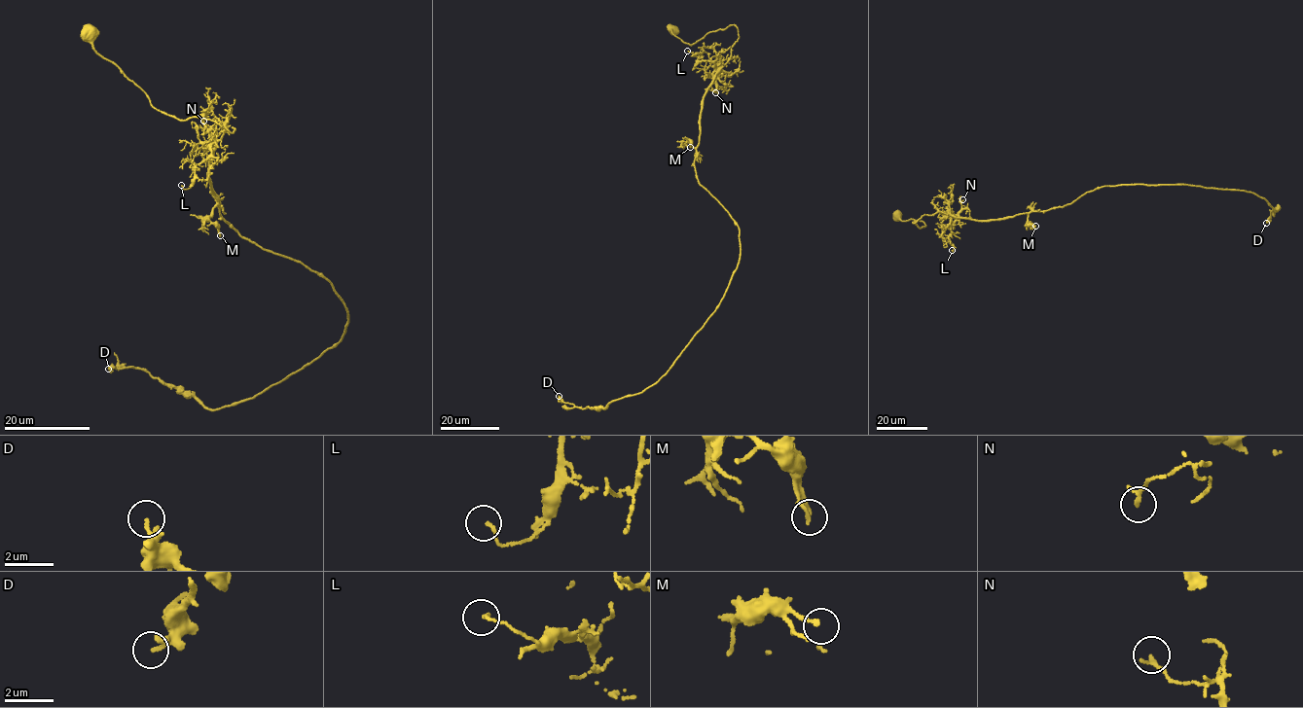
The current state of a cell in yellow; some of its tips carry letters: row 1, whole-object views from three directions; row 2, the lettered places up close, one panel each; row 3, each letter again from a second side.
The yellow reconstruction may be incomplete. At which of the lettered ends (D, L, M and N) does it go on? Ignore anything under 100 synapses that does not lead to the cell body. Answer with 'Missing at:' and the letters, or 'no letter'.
Missing at: no letter

